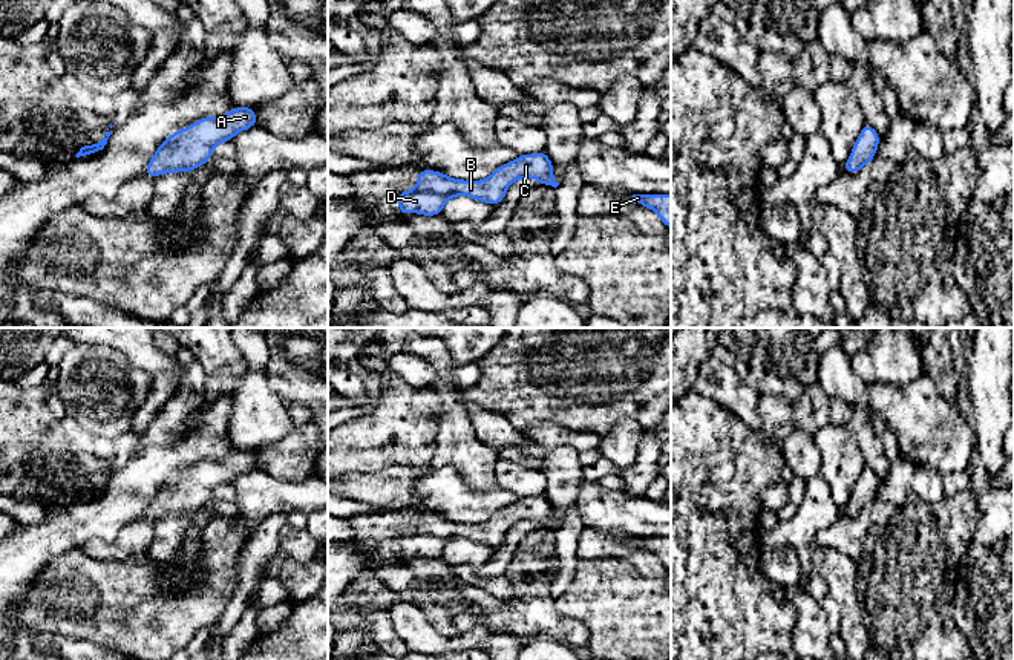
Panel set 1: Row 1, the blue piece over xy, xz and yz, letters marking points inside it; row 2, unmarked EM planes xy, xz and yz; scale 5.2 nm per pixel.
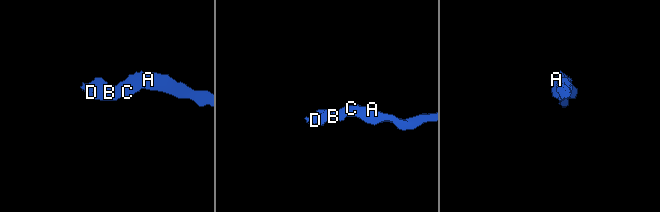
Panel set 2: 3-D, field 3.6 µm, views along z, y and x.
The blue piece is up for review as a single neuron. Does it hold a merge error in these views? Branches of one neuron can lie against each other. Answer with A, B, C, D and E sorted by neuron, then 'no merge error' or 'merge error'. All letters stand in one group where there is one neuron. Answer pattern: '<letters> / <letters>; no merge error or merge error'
A B C D E; no merge error

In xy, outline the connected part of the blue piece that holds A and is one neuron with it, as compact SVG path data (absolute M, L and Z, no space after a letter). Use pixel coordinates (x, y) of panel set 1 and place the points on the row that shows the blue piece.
M236 107L222 116L207 116L188 129L176 130L161 144L142 175L153 179L161 173L190 172L211 158L216 144L231 141L245 129L257 126L251 107Z

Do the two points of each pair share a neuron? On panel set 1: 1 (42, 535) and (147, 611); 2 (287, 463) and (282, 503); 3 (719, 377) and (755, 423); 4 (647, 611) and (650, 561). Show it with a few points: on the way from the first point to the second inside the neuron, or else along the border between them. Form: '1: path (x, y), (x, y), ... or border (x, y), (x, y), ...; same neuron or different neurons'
1: border (83, 545), (75, 545), (57, 555), (39, 575); different neurons
2: border (258, 467), (287, 481), (311, 478); different neurons
3: path (726, 388), (748, 412); same neuron
4: border (618, 558), (627, 559), (645, 576), (654, 578); different neurons

